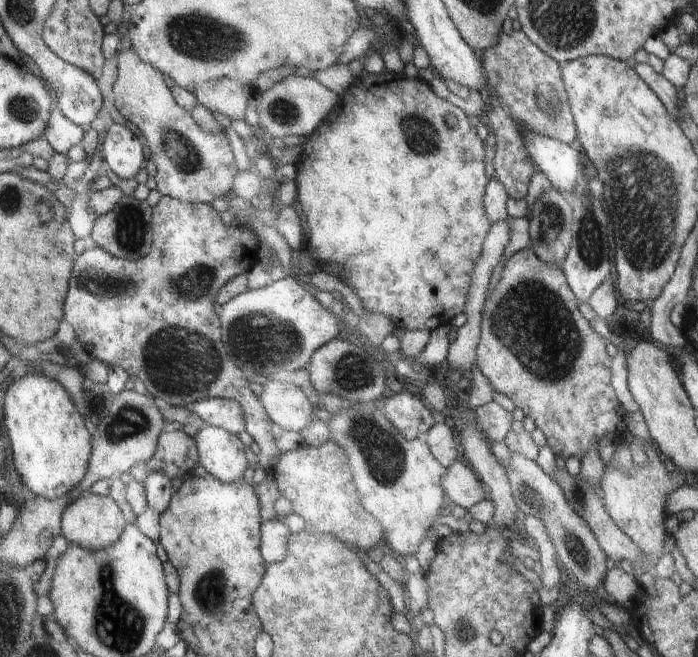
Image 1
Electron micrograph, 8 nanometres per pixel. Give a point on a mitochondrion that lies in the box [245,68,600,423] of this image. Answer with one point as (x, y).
(530, 311)

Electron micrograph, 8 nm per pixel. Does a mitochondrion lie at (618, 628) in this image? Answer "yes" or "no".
no

